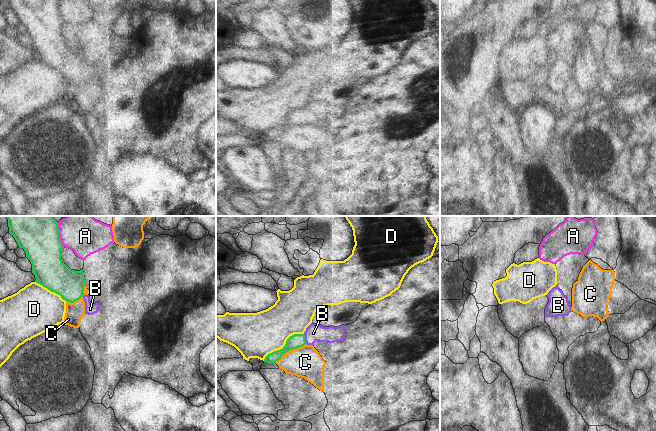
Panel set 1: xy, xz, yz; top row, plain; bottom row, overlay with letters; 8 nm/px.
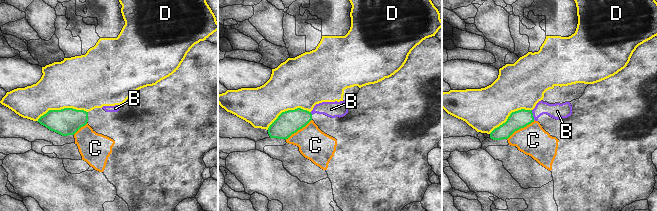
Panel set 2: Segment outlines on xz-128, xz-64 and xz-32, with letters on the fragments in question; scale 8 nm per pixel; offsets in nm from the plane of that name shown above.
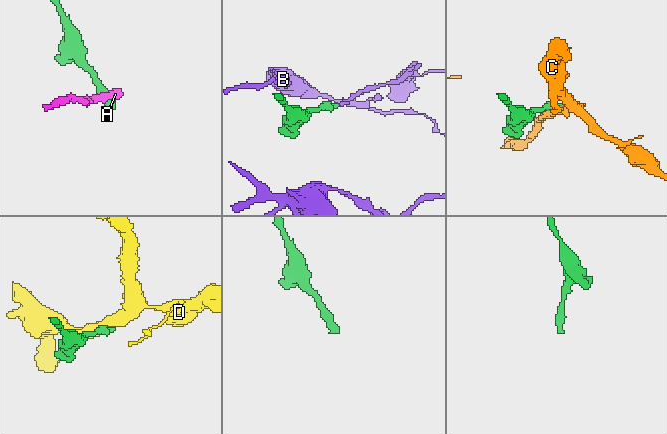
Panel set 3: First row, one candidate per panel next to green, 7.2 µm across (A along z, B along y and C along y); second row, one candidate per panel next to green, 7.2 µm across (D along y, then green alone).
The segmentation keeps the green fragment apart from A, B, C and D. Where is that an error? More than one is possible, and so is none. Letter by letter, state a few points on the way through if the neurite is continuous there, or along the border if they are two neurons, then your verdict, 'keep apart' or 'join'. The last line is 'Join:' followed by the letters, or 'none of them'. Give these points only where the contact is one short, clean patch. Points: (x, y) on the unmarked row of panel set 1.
A: keep apart
B: way xz (295, 117), (304, 115), (313, 109); join
C: border xz (305, 119), (288, 126), (274, 138); keep apart
D: keep apart
Join: B

